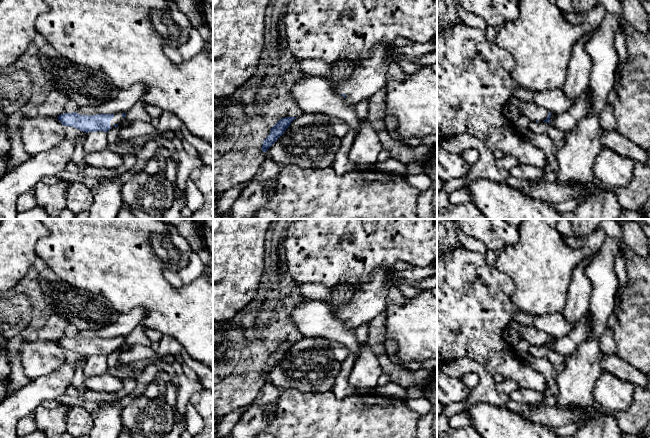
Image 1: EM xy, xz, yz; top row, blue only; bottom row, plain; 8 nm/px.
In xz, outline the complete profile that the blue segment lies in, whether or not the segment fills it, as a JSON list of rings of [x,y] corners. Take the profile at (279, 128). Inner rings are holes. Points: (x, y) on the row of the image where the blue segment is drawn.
[[[285,117],[280,119],[271,129],[270,134],[263,141],[262,151],[267,152],[267,150],[278,140],[280,136],[286,131],[286,129],[290,126],[291,122],[297,117]]]

